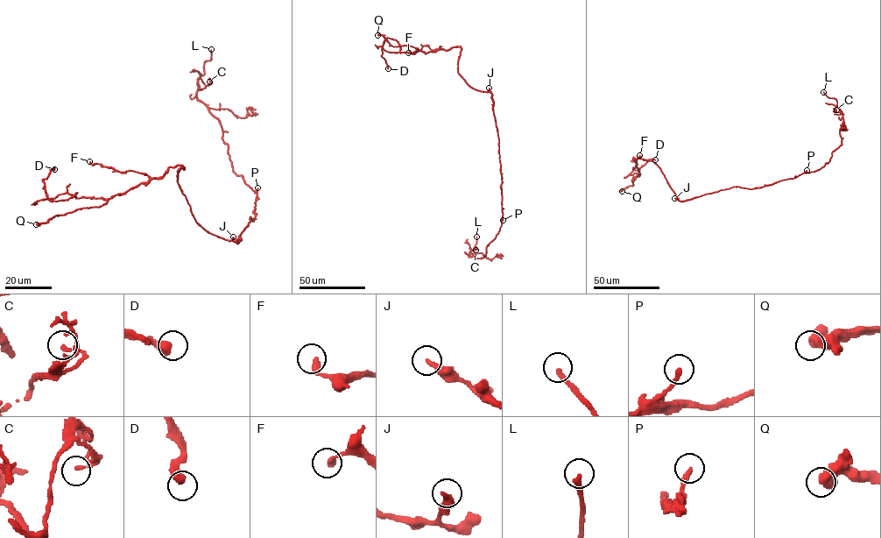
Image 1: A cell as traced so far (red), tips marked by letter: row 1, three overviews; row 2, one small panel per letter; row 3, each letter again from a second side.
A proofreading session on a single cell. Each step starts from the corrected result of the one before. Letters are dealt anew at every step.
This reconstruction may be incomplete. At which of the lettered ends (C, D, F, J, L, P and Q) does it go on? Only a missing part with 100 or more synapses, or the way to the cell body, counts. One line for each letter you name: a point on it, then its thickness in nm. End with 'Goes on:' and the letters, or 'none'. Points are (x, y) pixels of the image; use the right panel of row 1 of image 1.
L: place (823, 92); calibre 260 nm
Goes on: L

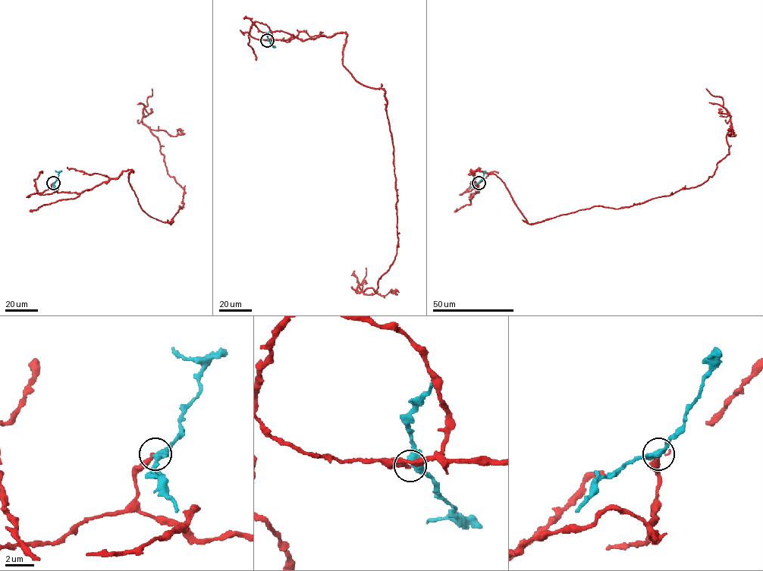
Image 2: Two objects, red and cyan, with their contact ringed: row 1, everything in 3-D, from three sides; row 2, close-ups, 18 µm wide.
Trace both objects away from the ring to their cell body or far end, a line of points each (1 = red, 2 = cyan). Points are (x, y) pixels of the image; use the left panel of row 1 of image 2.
1: (53, 183), (58, 192), (81, 193), (130, 169), (141, 208), (173, 221), (184, 190), (142, 122), (152, 88)
2: (53, 183), (58, 175), (55, 170)

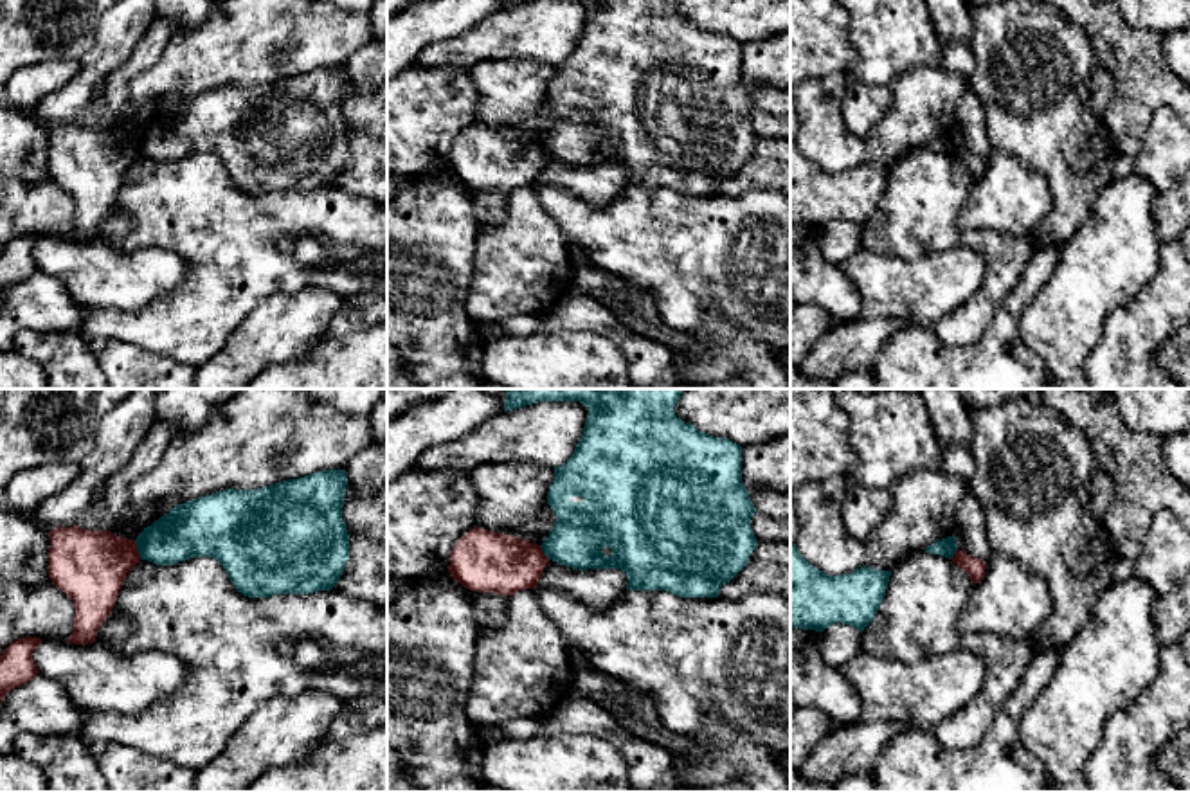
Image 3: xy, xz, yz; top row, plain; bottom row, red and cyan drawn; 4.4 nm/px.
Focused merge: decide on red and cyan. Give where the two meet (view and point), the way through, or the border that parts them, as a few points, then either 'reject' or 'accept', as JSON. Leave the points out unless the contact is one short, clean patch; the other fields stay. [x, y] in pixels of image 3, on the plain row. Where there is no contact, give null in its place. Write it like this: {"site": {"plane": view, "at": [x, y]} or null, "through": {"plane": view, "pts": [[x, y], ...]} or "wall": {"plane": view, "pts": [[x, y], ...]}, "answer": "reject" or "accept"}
{"site": {"plane": "xy", "at": [135, 146]}, "wall": {"plane": "xy", "pts": [[134, 137], [141, 155]]}, "answer": "reject"}

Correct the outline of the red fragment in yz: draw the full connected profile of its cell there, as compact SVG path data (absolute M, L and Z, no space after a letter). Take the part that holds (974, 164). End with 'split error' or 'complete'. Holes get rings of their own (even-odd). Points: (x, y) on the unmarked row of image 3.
M960 146L954 149L951 157L970 173L970 178L974 182L983 176L987 166L987 160L983 157L974 155Z | complete

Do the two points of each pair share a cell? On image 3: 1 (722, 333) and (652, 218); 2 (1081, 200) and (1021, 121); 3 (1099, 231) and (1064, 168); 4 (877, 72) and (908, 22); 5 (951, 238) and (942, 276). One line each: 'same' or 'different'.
1: different
2: same
3: different
4: same
5: different

